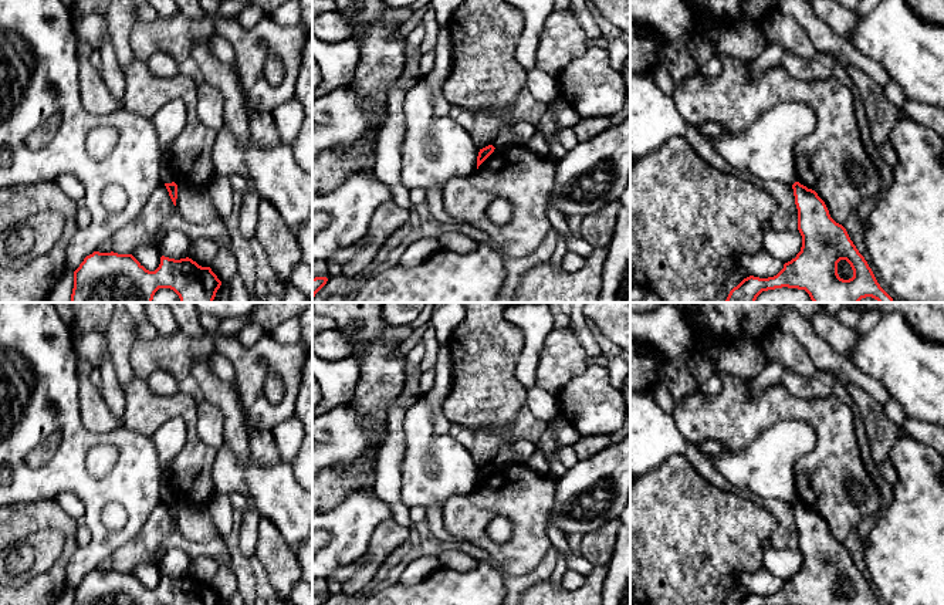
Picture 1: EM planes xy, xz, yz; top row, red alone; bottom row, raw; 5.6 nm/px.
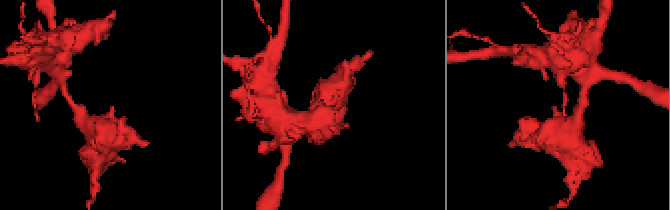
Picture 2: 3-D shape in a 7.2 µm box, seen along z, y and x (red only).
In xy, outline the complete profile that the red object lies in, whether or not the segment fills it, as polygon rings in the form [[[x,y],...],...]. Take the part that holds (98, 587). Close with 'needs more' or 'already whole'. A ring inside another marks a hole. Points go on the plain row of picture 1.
[[[99,571],[87,574],[74,589],[74,605],[220,605],[221,599],[210,585],[202,585],[192,577],[162,574],[155,589],[146,588],[132,572]]]; already whole

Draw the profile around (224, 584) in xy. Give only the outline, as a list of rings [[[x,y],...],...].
[[[230,560],[219,565],[217,574],[210,584],[217,596],[224,601],[237,592],[237,578],[231,568]]]

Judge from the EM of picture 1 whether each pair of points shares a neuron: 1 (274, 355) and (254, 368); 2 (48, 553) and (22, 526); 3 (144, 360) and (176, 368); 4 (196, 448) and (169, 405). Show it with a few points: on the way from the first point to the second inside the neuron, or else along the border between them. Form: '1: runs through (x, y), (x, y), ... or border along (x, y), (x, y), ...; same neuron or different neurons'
1: runs through (267, 355), (259, 352), (254, 361); same neuron
2: border along (64, 533), (57, 529), (39, 529), (23, 541); different neurons
3: runs through (152, 360), (168, 360); same neuron
4: runs through (192, 436), (190, 421), (180, 411); same neuron

